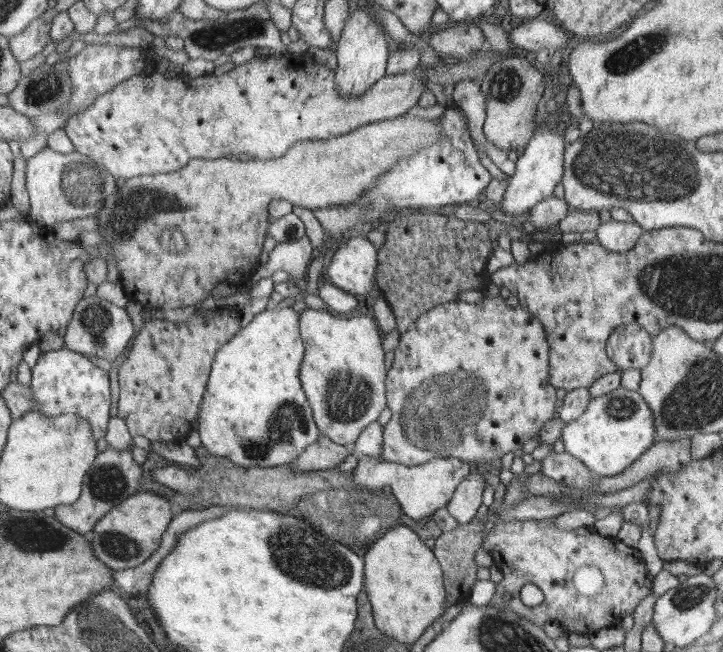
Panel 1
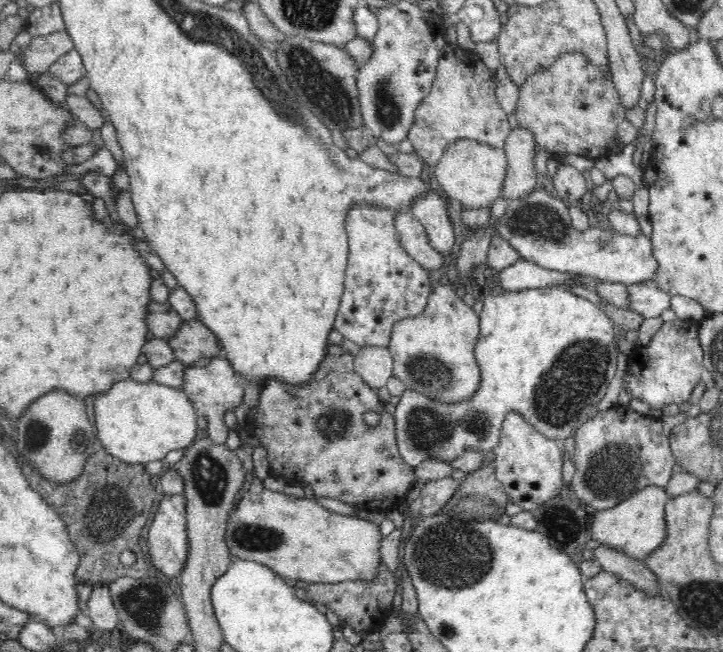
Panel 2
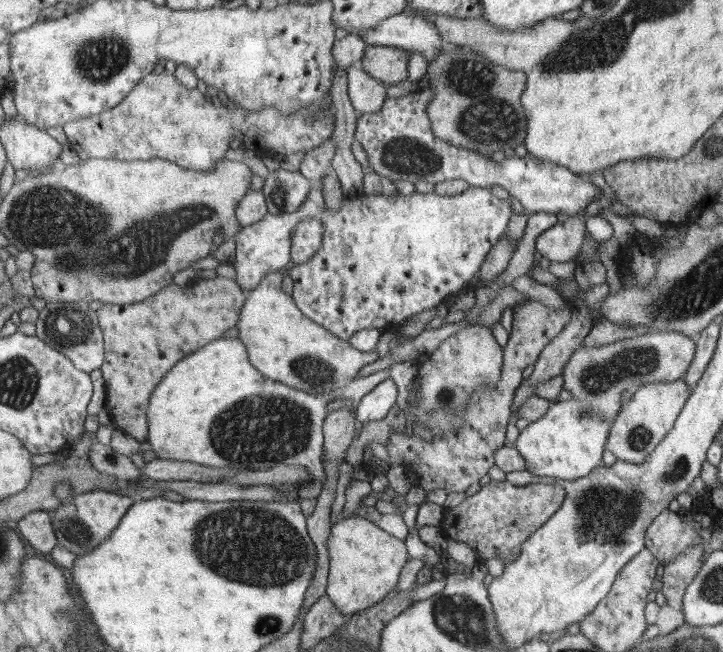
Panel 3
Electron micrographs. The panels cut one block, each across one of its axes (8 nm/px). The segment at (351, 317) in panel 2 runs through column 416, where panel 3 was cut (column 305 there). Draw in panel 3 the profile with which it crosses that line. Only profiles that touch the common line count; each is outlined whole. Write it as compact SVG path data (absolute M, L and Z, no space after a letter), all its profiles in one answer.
M471 186L460 194L453 196L440 196L435 192L433 193L417 193L412 195L398 195L398 197L388 197L382 193L375 194L357 194L350 198L343 200L340 208L327 209L319 217L323 222L324 234L323 242L321 243L320 250L308 261L302 264L295 264L296 267L290 269L289 276L294 280L293 297L295 303L303 313L310 317L310 320L316 321L319 325L323 325L330 332L335 333L337 337L342 340L348 341L355 332L363 331L365 328L377 328L384 331L384 326L396 324L406 320L408 316L414 314L422 314L422 310L426 308L434 308L440 306L442 298L446 298L448 294L457 292L481 269L487 255L494 250L494 246L498 240L503 238L506 234L508 223L511 216L514 215L512 211L511 200L502 200L493 193L491 188L480 188Z

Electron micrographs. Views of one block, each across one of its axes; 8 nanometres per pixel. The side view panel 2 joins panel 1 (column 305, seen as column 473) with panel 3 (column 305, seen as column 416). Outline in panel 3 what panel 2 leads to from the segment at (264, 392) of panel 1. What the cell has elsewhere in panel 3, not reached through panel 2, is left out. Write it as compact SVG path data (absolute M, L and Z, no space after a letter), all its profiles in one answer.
M234 335L220 337L184 357L160 380L147 410L148 442L158 459L188 461L236 472L266 470L279 464L304 465L309 468L311 478L323 483L326 475L320 455L326 442L323 425L328 403L326 396L302 392L264 377L248 360L247 345Z

